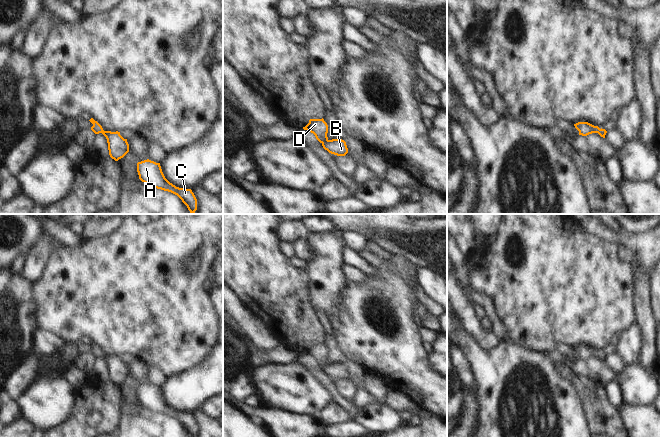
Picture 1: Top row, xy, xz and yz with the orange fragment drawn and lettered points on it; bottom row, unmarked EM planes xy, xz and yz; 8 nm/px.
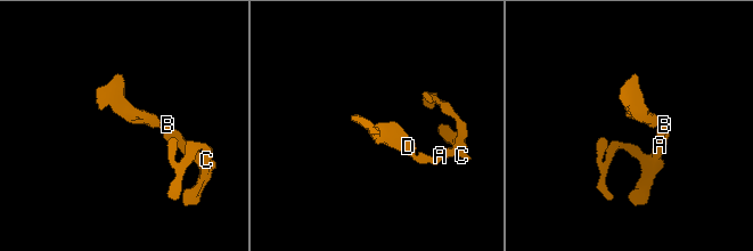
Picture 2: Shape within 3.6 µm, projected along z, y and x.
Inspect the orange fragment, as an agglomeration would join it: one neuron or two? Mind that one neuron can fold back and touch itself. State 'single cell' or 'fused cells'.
single cell

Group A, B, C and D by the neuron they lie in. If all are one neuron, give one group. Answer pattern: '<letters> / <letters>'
A B C D

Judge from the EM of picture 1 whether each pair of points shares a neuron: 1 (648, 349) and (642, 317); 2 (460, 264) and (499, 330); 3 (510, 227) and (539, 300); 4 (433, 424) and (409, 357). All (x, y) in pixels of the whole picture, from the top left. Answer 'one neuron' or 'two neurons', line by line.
1: one neuron
2: one neuron
3: one neuron
4: two neurons

